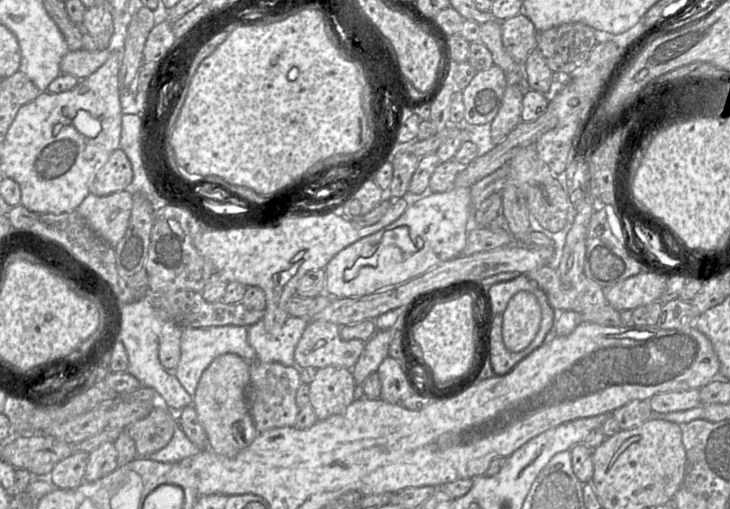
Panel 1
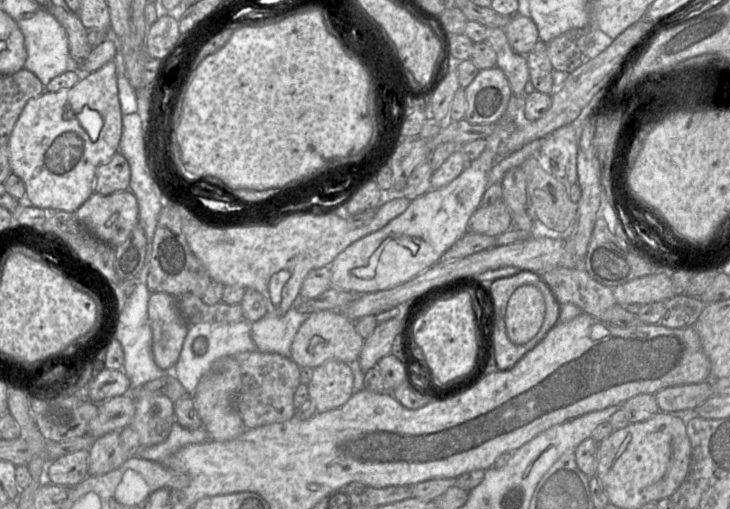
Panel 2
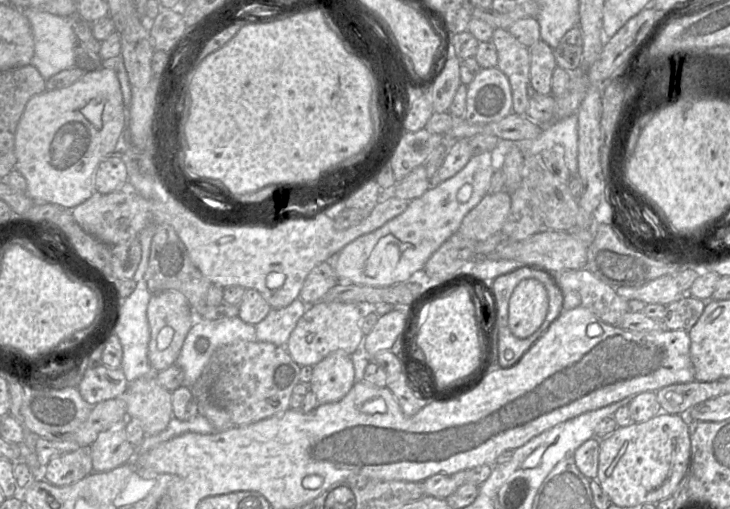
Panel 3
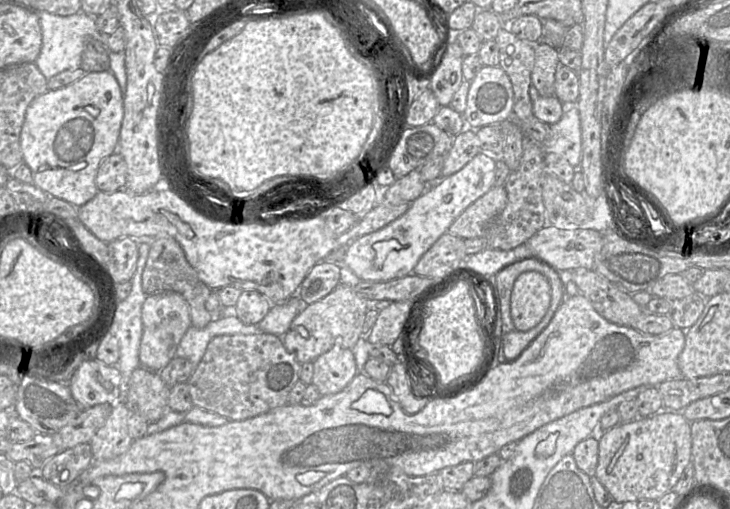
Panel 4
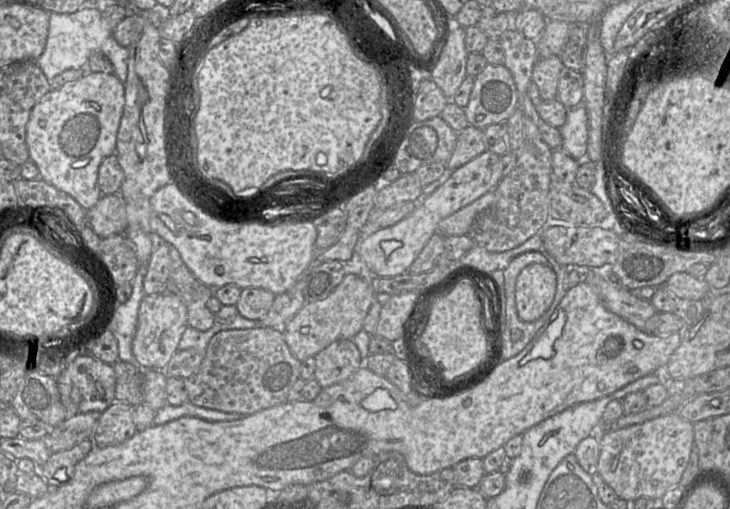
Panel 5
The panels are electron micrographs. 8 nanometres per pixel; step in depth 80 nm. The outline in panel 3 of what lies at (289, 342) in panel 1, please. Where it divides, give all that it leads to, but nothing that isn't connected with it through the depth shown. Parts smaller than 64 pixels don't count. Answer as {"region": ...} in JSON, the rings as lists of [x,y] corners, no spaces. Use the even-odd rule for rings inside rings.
{"region":[[[300,298],[281,309],[271,309],[268,315],[255,325],[257,341],[286,347],[291,332],[307,309]]]}

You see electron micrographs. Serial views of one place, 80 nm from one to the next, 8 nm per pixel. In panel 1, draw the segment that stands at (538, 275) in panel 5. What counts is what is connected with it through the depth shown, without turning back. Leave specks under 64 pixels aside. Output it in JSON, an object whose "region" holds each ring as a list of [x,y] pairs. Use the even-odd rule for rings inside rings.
{"region":[[[520,291],[509,300],[502,314],[502,340],[513,353],[527,348],[536,337],[541,324],[541,308],[534,294]]]}

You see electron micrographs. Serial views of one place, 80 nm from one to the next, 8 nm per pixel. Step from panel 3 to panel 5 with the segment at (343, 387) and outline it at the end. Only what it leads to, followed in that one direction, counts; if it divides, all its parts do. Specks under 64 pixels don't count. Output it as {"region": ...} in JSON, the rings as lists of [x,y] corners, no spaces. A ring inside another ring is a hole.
{"region":[[[338,339],[314,356],[314,378],[322,388],[342,382],[362,367],[360,352],[352,339]]]}

